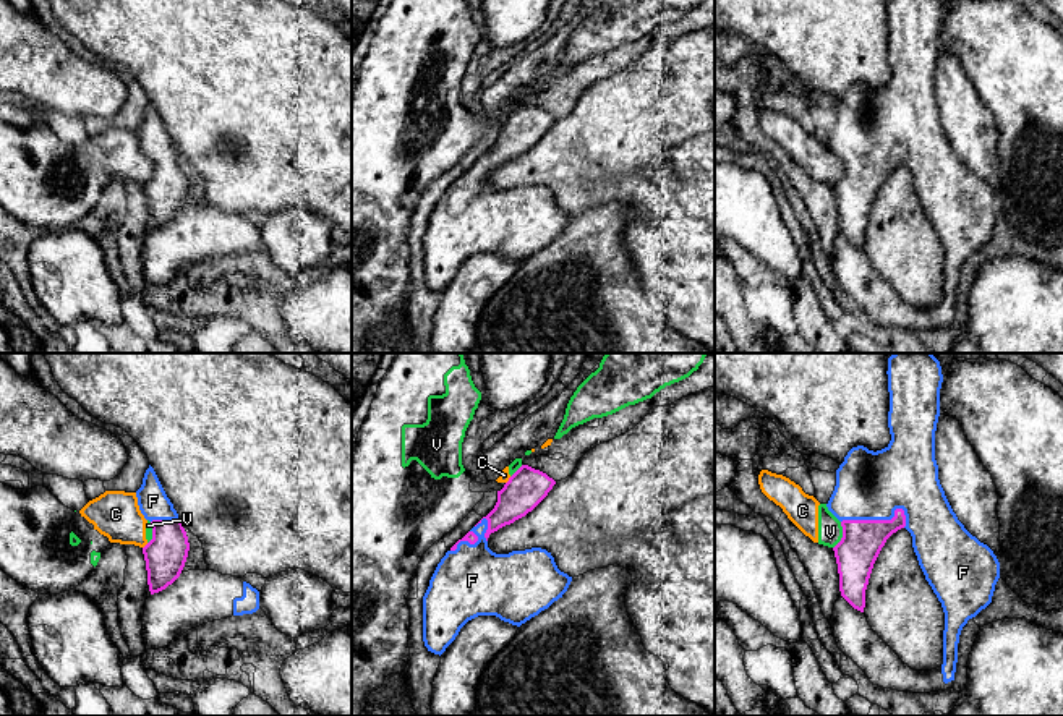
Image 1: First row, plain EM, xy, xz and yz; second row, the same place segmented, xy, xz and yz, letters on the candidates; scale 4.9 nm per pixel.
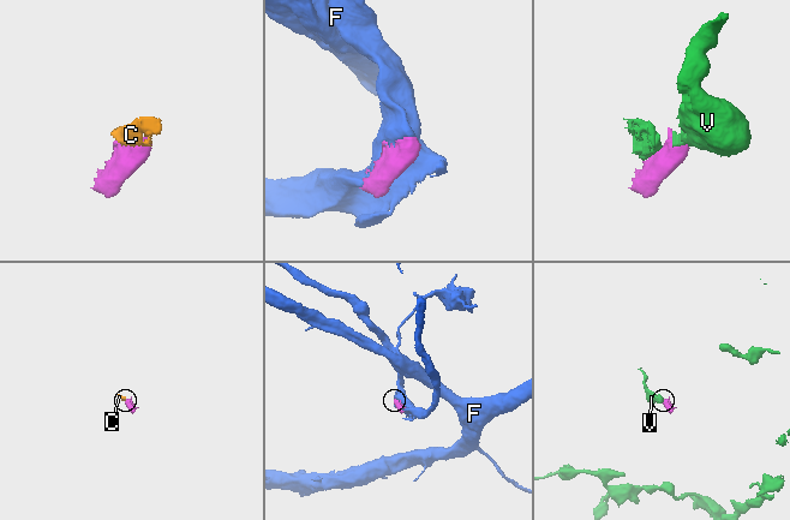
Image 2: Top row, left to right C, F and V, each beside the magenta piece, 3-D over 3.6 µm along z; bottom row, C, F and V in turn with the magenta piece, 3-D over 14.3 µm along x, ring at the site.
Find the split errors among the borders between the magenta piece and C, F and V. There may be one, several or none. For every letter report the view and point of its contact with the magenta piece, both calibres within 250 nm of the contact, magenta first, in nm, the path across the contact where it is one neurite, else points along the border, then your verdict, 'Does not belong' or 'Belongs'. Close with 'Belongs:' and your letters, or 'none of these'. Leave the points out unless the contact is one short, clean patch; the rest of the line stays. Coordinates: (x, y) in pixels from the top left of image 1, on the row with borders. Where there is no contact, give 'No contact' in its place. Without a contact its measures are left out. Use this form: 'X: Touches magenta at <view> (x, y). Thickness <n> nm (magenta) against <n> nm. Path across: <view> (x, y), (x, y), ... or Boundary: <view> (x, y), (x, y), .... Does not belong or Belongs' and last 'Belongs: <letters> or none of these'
C: Touches magenta at xy (145, 546). Thickness 200 nm (magenta) against 240 nm. Boundary: xy (148, 543), (143, 548). Does not belong
F: Touches magenta at yz (875, 520). Thickness 200 nm (magenta) against 340 nm. Belongs
V: Touches magenta at yz (843, 535). Thickness 200 nm (magenta) against 130 nm. Boundary: yz (841, 522), (841, 540), (833, 548). Does not belong
Belongs: F

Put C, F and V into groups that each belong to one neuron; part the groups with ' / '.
C V / F

